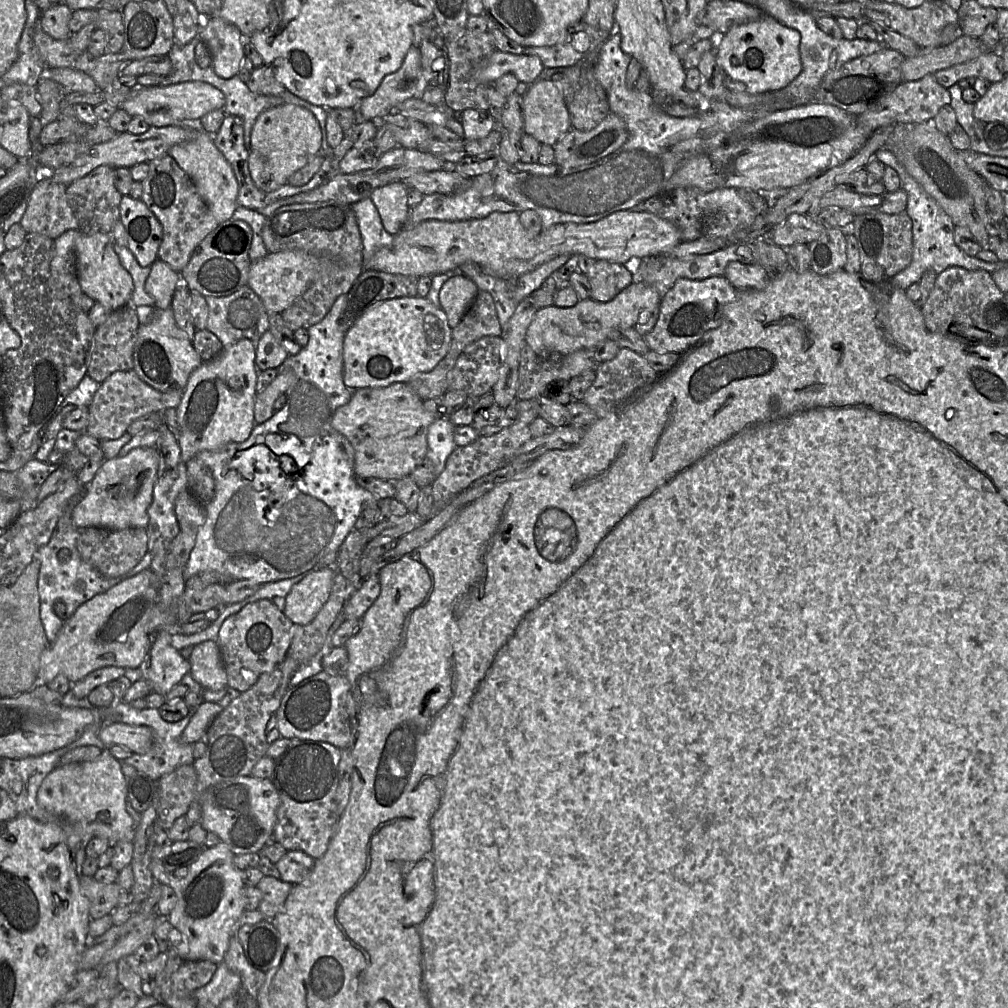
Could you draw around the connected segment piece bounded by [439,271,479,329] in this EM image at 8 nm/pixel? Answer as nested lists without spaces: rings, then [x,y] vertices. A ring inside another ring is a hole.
[[[459,271],[450,277],[440,291],[442,310],[448,318],[449,325],[454,329],[462,320],[474,302],[479,289],[471,278]]]

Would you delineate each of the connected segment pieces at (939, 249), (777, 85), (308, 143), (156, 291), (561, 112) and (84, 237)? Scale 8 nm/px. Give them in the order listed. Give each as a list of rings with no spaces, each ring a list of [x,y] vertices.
[[[880,148],[875,156],[884,165],[894,168],[902,181],[902,189],[907,194],[905,212],[912,221],[913,253],[910,264],[900,273],[890,279],[893,286],[906,290],[909,286],[919,283],[923,273],[934,271],[937,275],[953,266],[967,270],[985,270],[993,273],[1004,268],[1005,262],[985,262],[963,252],[954,242],[954,227],[952,219],[938,206],[938,204],[922,189],[922,187],[906,172],[896,156],[888,148]]]
[[[763,14],[758,20],[733,26],[715,49],[718,65],[751,95],[778,91],[788,86],[802,70],[801,35],[774,17]]]
[[[294,104],[269,108],[259,115],[252,129],[248,159],[251,178],[260,190],[274,191],[321,153],[321,146],[321,127],[310,110]]]
[[[157,259],[151,265],[151,271],[145,282],[146,292],[154,299],[154,308],[167,309],[171,307],[174,292],[181,275],[165,262]]]
[[[541,80],[529,87],[523,96],[524,134],[541,144],[553,146],[570,129],[567,107],[551,80]]]
[[[82,233],[75,245],[75,265],[82,291],[95,302],[99,302],[110,312],[131,305],[133,280],[114,250],[114,240],[111,234]]]

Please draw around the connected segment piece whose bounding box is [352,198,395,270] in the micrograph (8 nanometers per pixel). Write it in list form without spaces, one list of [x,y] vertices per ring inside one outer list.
[[[366,198],[352,204],[352,208],[357,217],[358,226],[363,242],[364,270],[365,262],[372,258],[377,250],[389,246],[394,239],[386,231],[379,213],[371,199]]]

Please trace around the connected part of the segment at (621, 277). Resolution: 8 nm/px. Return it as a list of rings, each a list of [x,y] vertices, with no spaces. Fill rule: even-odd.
[[[596,260],[586,276],[591,286],[591,298],[597,302],[611,301],[617,294],[634,282],[630,265]]]

